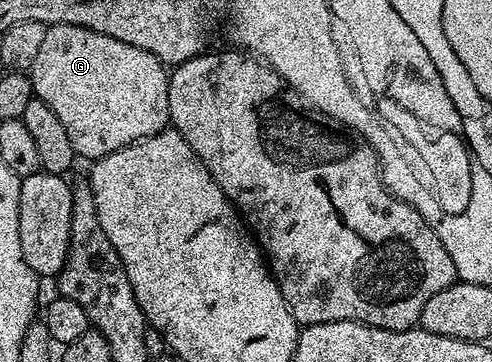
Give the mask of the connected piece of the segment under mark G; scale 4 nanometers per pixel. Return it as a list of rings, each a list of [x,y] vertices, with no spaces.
[[[73,24],[48,26],[45,40],[41,40],[41,49],[33,59],[29,77],[34,97],[53,108],[57,120],[61,120],[61,125],[65,127],[69,144],[73,144],[80,159],[109,156],[109,152],[117,152],[168,129],[171,121],[167,95],[168,67],[159,62],[157,56],[141,48],[133,48],[133,44],[125,44],[125,40],[113,40],[113,36],[105,36],[89,28]]]

